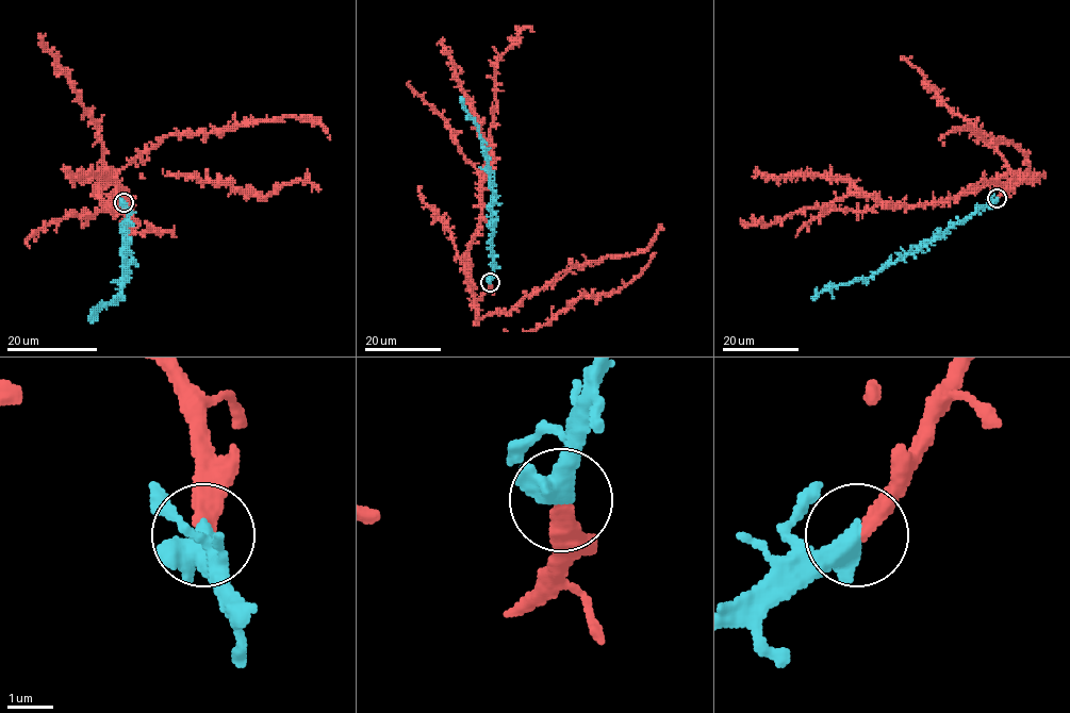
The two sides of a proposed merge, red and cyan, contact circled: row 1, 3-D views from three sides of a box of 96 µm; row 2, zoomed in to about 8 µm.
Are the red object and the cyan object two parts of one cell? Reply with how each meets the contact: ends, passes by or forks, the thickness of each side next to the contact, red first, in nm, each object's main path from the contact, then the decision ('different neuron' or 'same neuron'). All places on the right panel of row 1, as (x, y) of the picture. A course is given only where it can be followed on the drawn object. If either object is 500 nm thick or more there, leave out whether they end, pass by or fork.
calibres 400 and 600 nm; course red (998, 199), (1014, 175), (932, 203), (891, 205), (850, 193), (771, 222), (741, 224), (745, 227); course cyan (998, 199), (871, 275), (852, 282), (834, 284), (816, 294), (817, 287); same neuron

